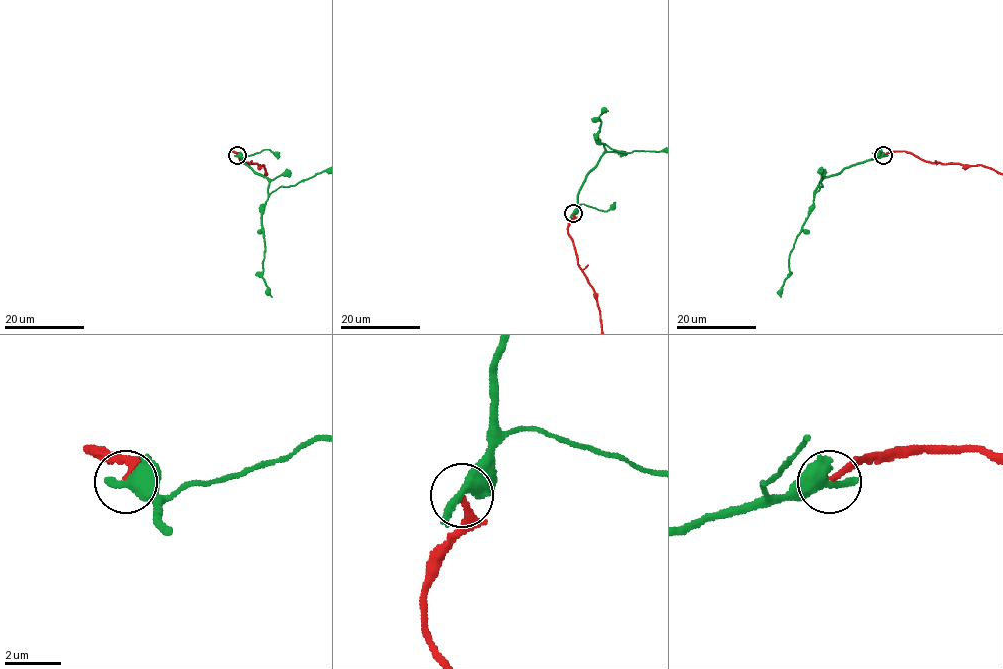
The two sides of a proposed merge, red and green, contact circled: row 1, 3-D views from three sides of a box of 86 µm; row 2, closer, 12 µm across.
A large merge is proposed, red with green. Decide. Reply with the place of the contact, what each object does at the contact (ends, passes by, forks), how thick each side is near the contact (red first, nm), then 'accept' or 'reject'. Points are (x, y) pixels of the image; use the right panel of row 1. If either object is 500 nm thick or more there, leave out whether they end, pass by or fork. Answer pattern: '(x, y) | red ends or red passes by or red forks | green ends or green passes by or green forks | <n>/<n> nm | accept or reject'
(883, 155) | 220/600 nm | reject

